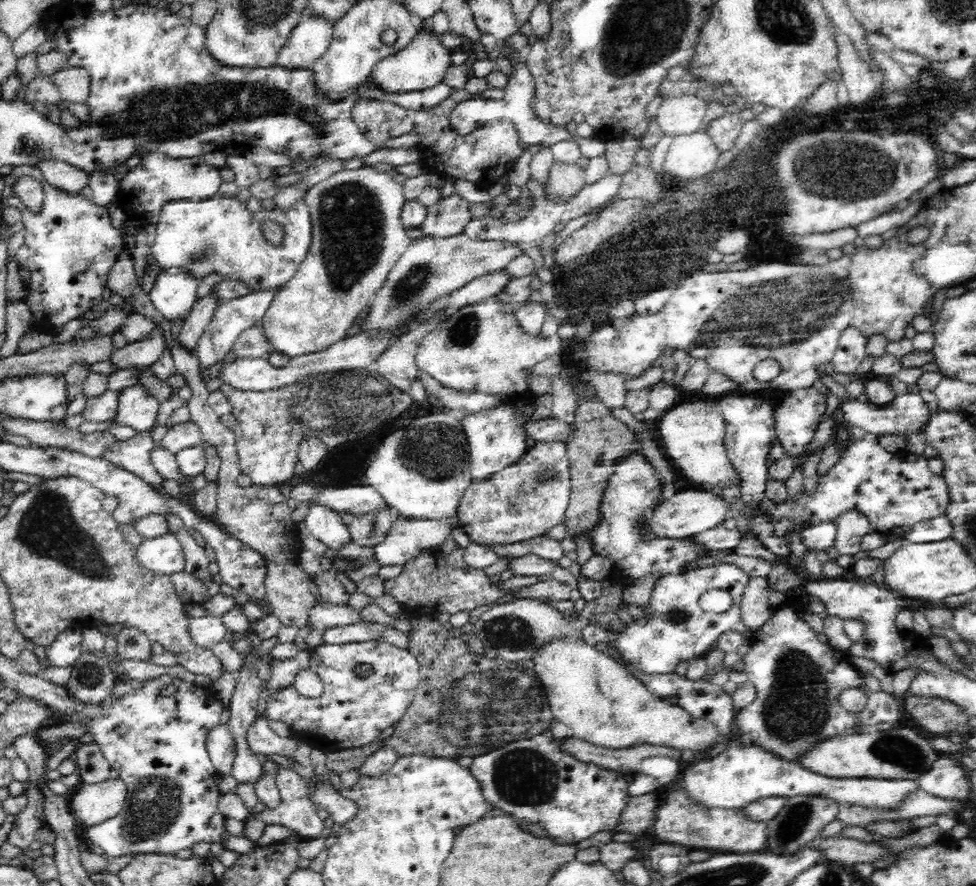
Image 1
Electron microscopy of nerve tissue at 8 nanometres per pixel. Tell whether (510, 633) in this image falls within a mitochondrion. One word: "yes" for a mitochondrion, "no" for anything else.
yes

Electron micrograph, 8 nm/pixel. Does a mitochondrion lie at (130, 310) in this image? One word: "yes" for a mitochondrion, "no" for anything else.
no

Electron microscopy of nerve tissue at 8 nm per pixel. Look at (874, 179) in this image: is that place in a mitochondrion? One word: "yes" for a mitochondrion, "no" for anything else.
yes

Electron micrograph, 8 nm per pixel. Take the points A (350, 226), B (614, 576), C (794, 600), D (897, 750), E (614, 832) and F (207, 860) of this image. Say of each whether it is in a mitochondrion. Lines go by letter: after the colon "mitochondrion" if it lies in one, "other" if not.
A: mitochondrion
B: other
C: other
D: mitochondrion
E: other
F: other

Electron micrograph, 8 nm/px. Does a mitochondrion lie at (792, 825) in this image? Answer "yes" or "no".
yes

